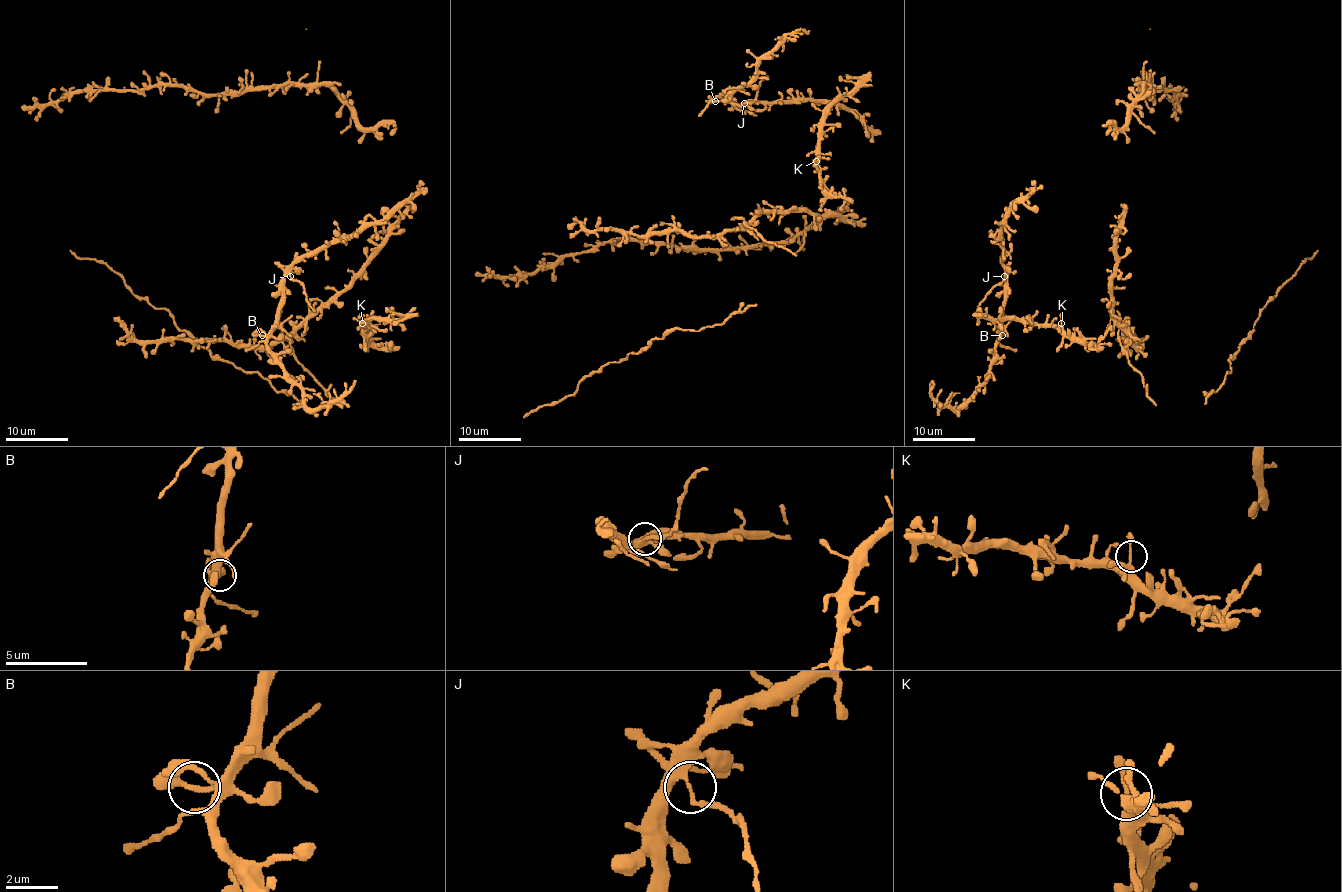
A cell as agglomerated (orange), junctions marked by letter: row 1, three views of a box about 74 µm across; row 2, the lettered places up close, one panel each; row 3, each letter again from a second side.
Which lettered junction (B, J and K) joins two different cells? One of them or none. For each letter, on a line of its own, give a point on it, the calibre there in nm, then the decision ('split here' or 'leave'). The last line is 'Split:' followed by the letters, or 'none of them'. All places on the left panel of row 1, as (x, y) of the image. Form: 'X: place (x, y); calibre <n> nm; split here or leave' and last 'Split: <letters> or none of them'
B: place (262, 335); calibre 240 nm; leave
J: place (290, 276); calibre 240 nm; split here
K: place (362, 323); calibre 240 nm; leave
Split: J

